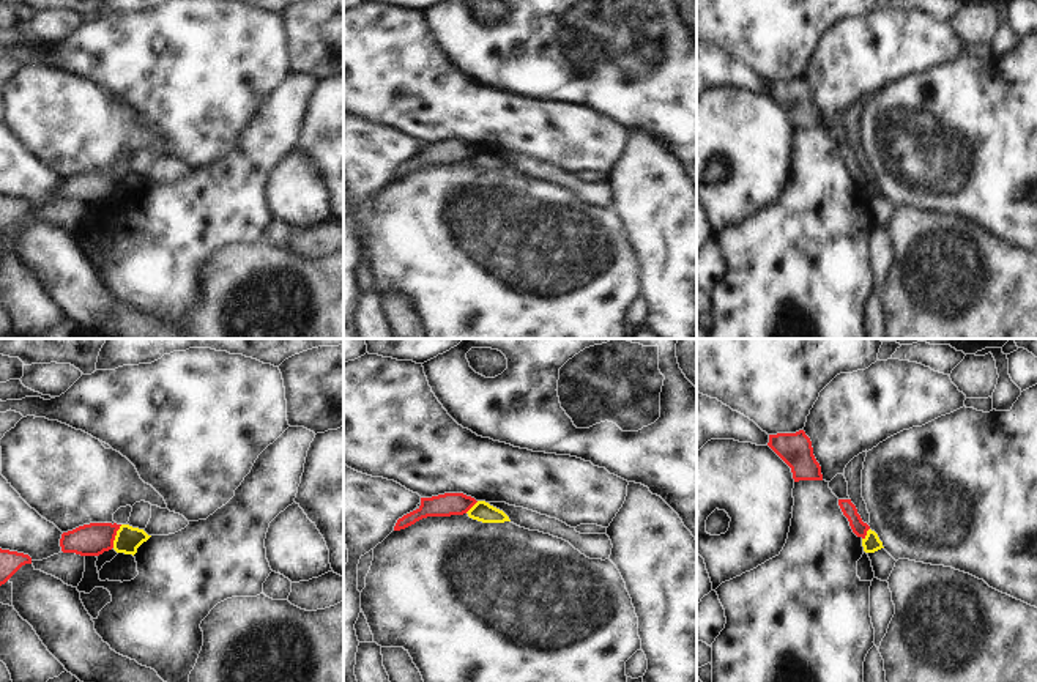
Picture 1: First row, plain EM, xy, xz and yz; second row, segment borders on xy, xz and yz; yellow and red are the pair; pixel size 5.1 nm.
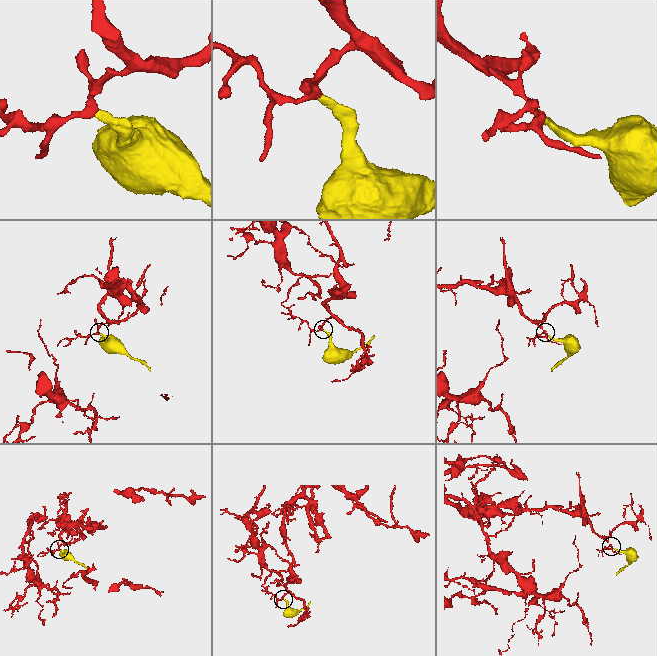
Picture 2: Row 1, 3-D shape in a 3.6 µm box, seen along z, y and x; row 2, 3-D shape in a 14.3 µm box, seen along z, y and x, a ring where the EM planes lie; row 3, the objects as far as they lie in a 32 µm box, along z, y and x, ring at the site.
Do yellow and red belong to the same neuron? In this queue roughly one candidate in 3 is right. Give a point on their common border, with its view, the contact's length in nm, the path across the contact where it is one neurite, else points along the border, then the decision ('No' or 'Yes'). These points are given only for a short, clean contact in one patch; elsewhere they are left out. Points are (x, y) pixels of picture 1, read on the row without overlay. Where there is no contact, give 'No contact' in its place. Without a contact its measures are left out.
Touches yellow at xy (115, 183). Shared border 130 nm. Boundary: xy (122, 172), (112, 194). No

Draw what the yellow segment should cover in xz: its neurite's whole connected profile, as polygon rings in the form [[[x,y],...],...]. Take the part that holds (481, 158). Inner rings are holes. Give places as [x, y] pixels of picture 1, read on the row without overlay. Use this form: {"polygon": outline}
{"polygon": [[[478,148],[468,159],[468,164],[482,170],[504,170],[504,169],[511,169],[509,164],[490,153],[485,148]]]}

